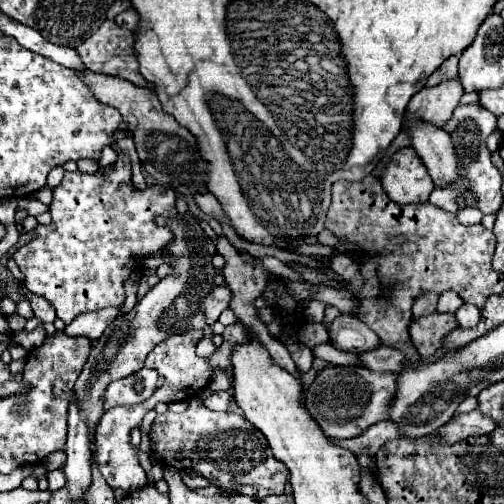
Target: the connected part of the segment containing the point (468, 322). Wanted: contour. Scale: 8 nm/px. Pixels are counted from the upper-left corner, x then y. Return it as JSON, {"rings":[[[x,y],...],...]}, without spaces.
{"rings":[[[462,305],[456,313],[456,321],[460,327],[476,327],[480,321],[480,309],[476,305]]]}

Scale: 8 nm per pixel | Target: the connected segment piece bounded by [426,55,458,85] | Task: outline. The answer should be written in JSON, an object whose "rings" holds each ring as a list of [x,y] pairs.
{"rings":[[[452,55],[452,57],[448,57],[448,59],[440,65],[440,69],[436,69],[436,71],[428,77],[428,83],[426,83],[426,85],[438,85],[440,81],[452,79],[452,77],[456,77],[456,75],[458,75],[458,57]]]}

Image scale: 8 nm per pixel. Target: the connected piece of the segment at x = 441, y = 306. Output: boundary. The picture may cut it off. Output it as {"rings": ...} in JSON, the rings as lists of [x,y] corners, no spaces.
{"rings":[[[444,291],[440,293],[438,297],[438,305],[436,305],[436,311],[444,311],[444,313],[454,313],[464,301],[454,293],[454,291]]]}

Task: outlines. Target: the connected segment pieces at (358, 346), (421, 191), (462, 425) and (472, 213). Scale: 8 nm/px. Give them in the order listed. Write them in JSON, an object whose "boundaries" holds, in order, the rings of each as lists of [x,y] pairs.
{"boundaries":[[[[346,313],[338,315],[330,323],[328,331],[330,331],[330,343],[340,351],[350,351],[358,355],[380,345],[378,335],[368,325]]],[[[412,147],[398,149],[382,167],[380,183],[386,195],[400,203],[424,203],[434,191],[434,183]]],[[[470,411],[470,413],[460,415],[458,419],[450,419],[446,425],[442,425],[438,433],[446,435],[448,443],[456,443],[470,435],[488,435],[494,429],[496,429],[496,423],[492,419],[484,417],[478,411]]],[[[462,209],[458,213],[458,221],[462,225],[478,225],[482,221],[482,213],[478,209]]]]}

